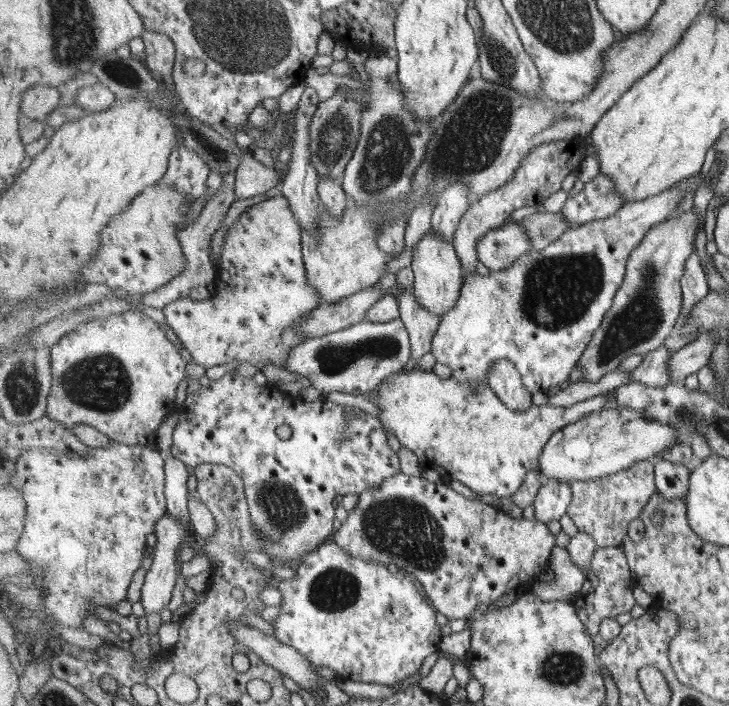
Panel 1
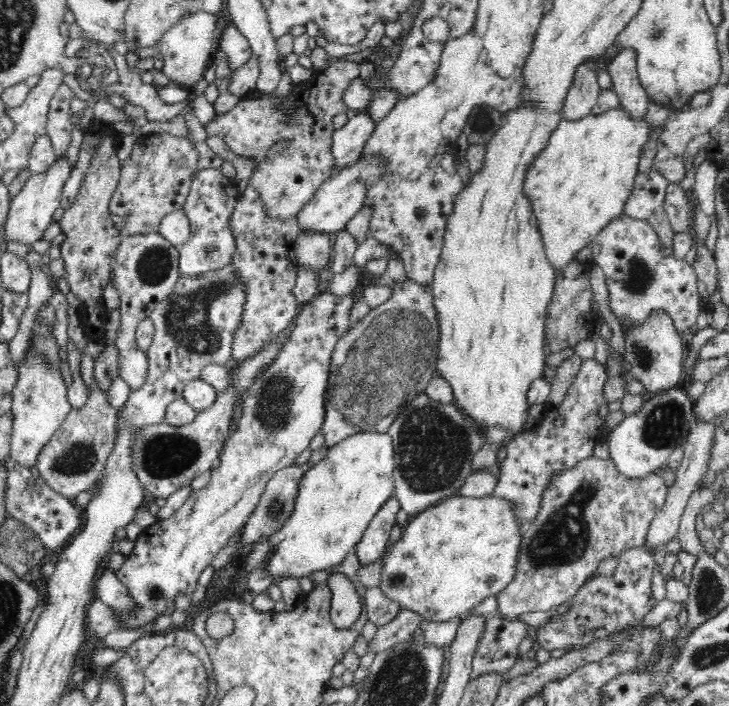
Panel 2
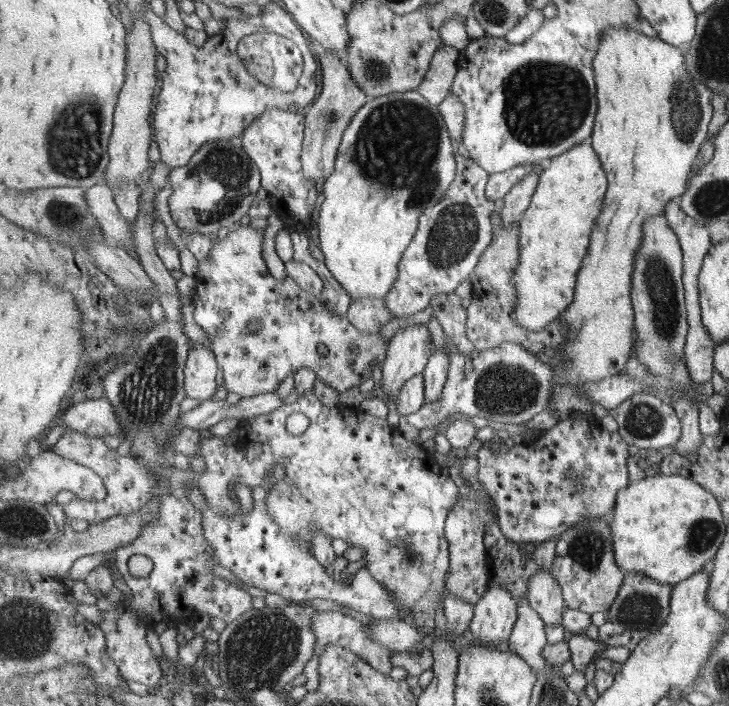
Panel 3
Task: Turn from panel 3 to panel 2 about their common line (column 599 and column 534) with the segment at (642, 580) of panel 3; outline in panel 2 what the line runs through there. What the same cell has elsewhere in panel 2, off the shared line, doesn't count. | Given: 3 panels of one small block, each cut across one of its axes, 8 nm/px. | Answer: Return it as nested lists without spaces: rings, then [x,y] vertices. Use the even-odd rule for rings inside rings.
[[[635,547],[632,550],[623,552],[619,556],[618,566],[615,572],[610,576],[593,576],[578,590],[578,593],[572,598],[572,604],[569,611],[563,615],[558,615],[555,619],[550,619],[540,630],[538,627],[530,627],[527,636],[533,637],[538,641],[544,650],[568,650],[575,651],[586,648],[595,640],[602,640],[615,635],[617,632],[624,633],[627,642],[630,638],[640,634],[644,629],[644,620],[646,616],[655,608],[657,603],[652,596],[651,584],[654,576],[655,561],[652,552],[644,548]]]

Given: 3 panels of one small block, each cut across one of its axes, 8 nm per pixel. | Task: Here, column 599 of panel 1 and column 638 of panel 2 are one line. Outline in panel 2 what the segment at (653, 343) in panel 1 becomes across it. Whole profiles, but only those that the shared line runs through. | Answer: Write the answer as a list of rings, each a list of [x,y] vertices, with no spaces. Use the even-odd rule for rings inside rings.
[[[654,311],[641,327],[634,327],[633,331],[623,333],[625,341],[625,358],[631,366],[632,378],[644,385],[647,396],[665,393],[668,389],[676,389],[678,380],[682,378],[682,362],[684,362],[684,343],[672,319],[662,313]]]

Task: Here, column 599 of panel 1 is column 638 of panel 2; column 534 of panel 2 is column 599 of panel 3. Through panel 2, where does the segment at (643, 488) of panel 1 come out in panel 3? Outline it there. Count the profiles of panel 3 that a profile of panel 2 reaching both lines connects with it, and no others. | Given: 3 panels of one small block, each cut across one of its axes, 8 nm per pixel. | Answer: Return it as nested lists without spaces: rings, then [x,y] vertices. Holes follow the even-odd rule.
[[[611,518],[581,521],[578,525],[565,529],[556,545],[555,566],[552,574],[559,580],[566,600],[566,606],[589,615],[601,612],[605,615],[612,609],[623,580],[626,578],[623,569],[617,566],[613,551],[614,536]]]

